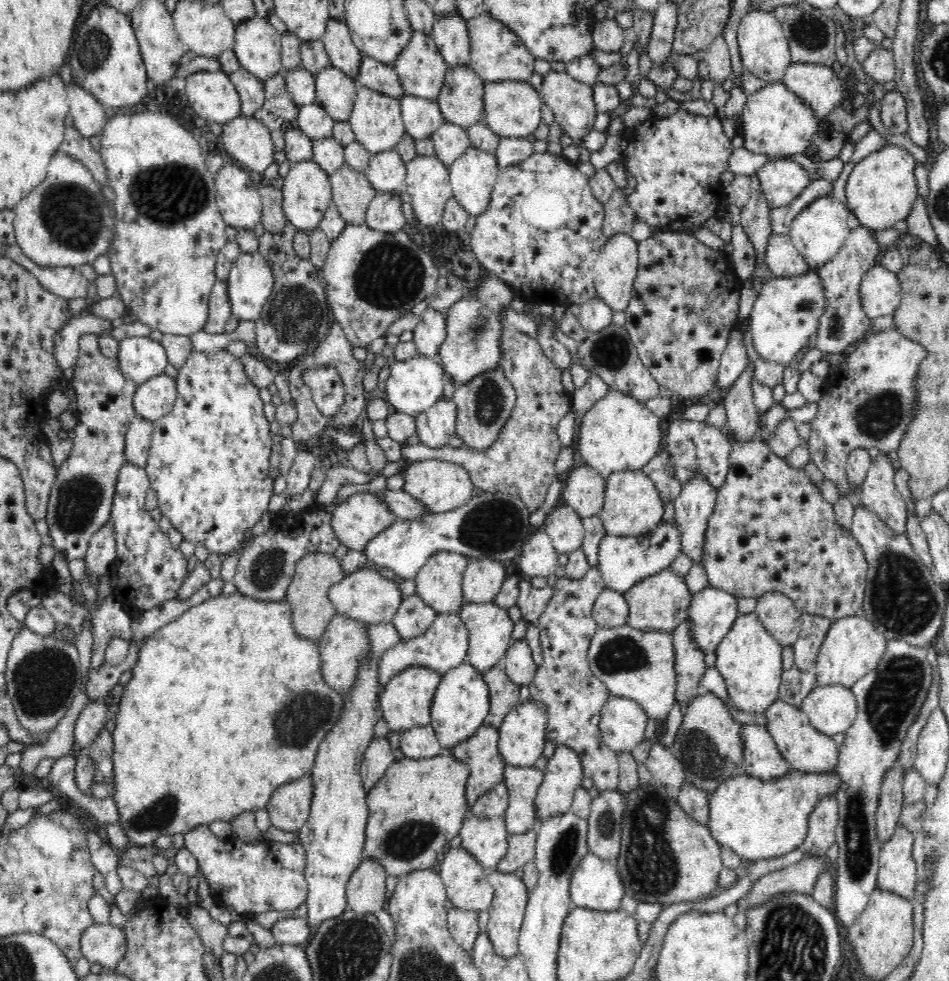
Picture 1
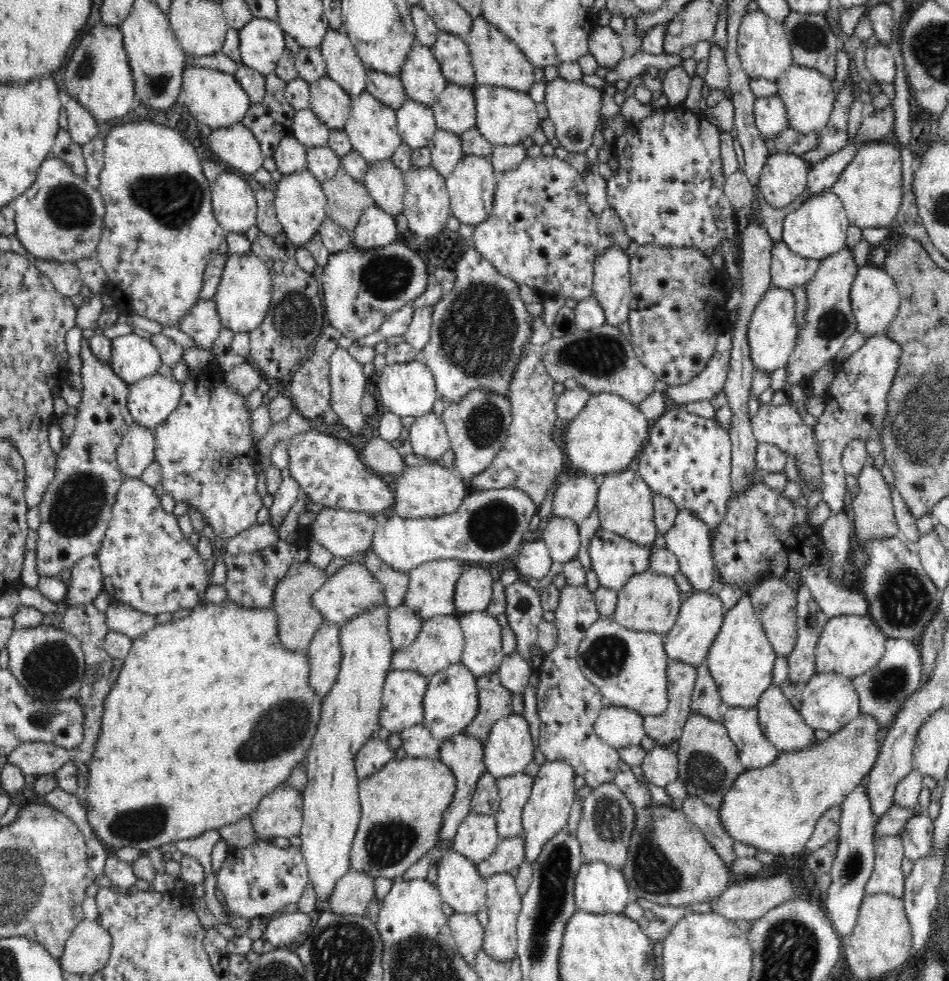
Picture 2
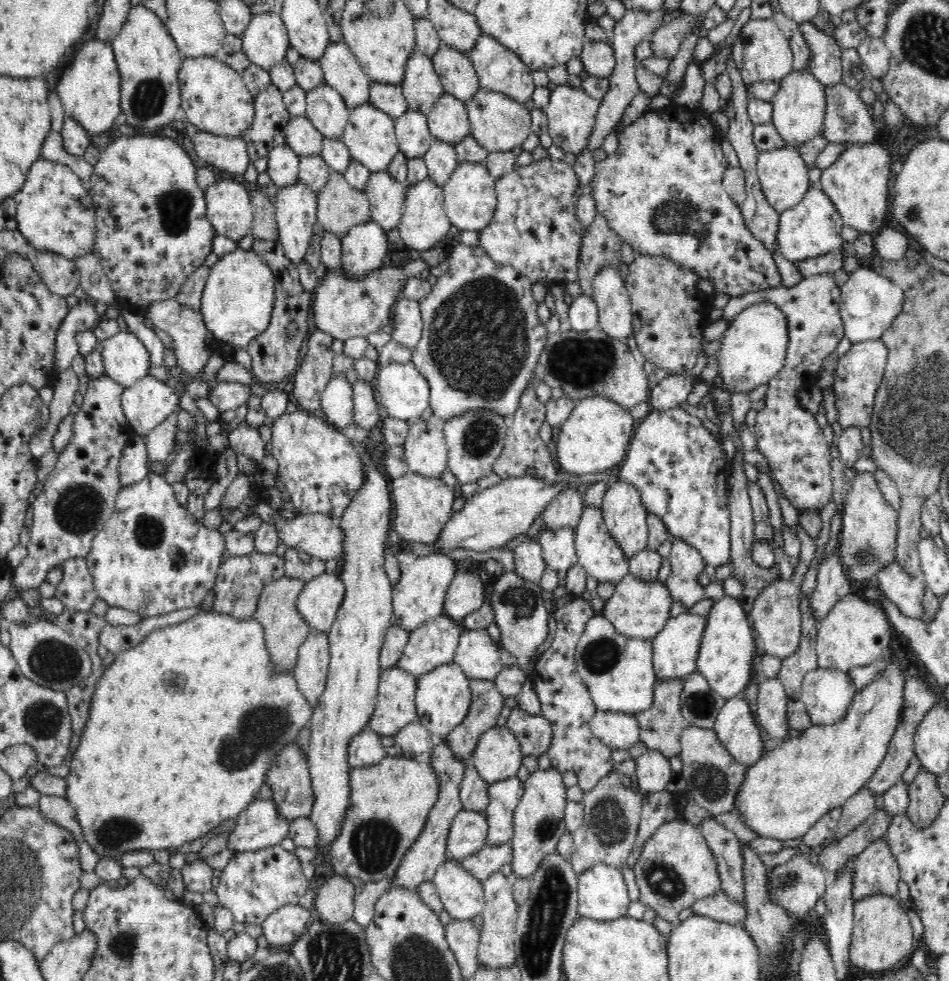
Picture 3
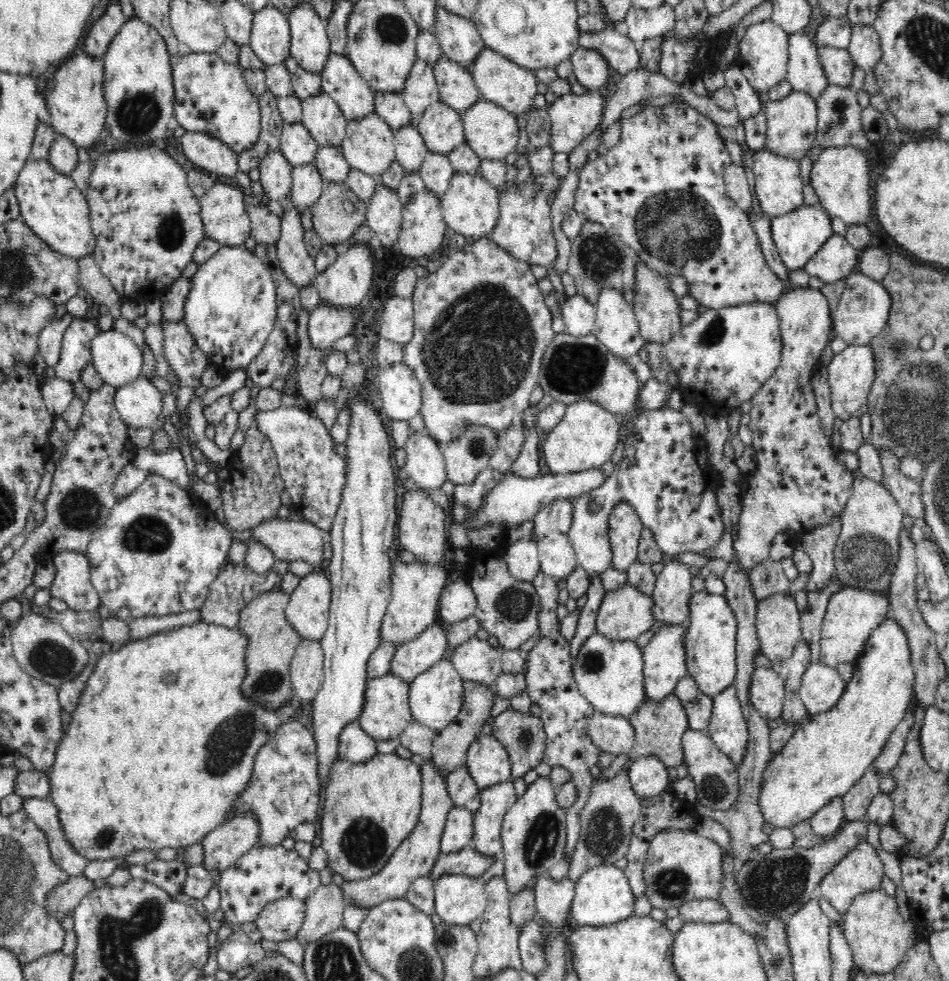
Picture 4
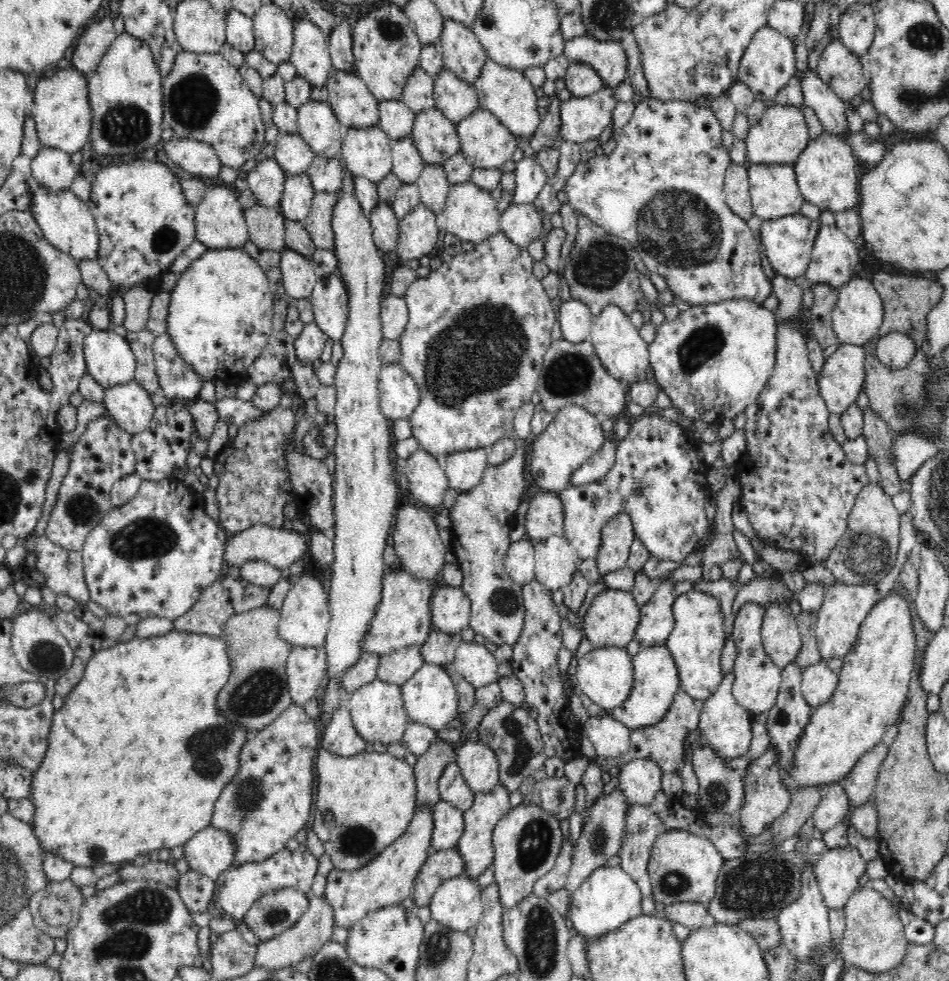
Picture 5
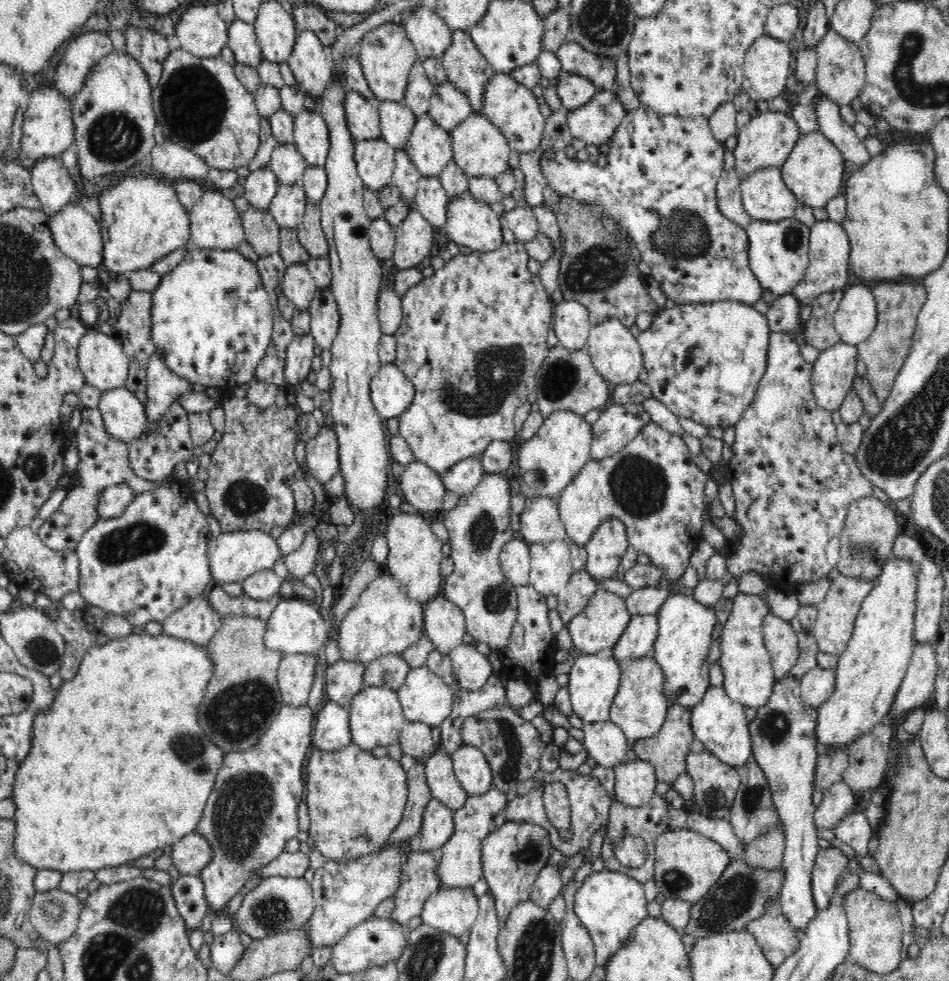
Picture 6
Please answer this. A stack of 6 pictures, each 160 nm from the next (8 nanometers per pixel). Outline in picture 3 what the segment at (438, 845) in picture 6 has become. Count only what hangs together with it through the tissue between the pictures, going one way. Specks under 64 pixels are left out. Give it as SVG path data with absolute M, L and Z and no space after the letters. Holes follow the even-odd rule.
M466 809L460 810L452 821L446 842L446 852L450 858L460 861L486 846L488 821L483 813Z

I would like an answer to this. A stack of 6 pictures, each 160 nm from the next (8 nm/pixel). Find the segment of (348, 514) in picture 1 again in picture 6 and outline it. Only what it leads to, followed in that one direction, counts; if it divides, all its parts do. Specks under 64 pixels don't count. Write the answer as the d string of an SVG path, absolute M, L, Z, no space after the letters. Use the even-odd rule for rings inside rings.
M246 530L246 532L221 533L218 538L210 537L207 547L207 556L210 564L213 585L220 586L224 583L241 583L250 576L272 569L283 557L277 540L270 534L260 530Z

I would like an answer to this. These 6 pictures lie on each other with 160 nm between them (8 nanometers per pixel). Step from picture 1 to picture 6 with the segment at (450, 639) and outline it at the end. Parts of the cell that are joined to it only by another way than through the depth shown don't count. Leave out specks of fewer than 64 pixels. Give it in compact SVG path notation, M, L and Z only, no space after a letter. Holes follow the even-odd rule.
M399 654L387 655L366 664L364 686L388 687L397 691L408 672L410 665Z

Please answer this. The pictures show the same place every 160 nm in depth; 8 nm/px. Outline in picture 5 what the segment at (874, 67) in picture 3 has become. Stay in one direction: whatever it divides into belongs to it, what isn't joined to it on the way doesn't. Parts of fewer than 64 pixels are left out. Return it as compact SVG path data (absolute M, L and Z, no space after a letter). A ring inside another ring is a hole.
M859 2L850 4L840 14L839 39L856 57L861 58L873 44L875 16L873 7Z

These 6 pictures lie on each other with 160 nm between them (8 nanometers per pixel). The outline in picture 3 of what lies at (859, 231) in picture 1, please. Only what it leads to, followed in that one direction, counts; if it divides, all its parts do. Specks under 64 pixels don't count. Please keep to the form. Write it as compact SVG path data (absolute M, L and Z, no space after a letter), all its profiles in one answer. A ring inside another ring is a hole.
M824 273L803 278L790 288L782 286L735 296L720 311L720 317L730 322L752 304L770 301L786 314L788 346L785 363L778 374L767 382L756 422L750 430L756 438L758 450L768 461L768 468L797 511L820 511L833 493L830 448L814 414L801 407L798 393L806 382L804 374L816 374L820 368L820 358L830 356L844 338L844 322L839 307L840 287L836 279L839 280L832 273ZM804 368L812 368L812 372L806 372Z

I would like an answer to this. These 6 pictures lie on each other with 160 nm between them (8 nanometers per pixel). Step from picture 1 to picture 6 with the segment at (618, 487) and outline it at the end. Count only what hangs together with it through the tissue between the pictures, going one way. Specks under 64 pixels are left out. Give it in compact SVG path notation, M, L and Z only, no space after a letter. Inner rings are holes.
M610 518L602 522L584 546L586 572L597 581L614 578L629 546L625 525L620 520Z

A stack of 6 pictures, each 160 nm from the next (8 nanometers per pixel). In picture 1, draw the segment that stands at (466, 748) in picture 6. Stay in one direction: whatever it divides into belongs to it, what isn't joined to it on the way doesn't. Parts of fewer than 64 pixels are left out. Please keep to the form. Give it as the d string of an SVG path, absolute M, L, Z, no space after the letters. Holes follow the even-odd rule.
M528 699L526 702L519 701L510 709L498 728L498 749L500 749L505 766L535 766L546 744L546 724L548 724L548 710L542 703Z

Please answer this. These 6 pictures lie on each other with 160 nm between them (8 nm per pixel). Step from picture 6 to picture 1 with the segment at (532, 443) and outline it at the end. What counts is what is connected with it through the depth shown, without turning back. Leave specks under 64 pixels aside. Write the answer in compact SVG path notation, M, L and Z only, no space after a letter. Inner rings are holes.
M611 389L582 416L575 445L586 465L607 479L611 474L640 470L662 451L664 421L644 403Z

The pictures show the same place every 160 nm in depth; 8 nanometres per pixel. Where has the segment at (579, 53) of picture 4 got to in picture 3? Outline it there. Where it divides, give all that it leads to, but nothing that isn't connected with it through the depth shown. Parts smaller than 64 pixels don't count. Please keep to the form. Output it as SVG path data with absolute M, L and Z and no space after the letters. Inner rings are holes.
M586 40L579 58L584 72L596 78L609 78L615 68L614 50L609 42L602 40Z

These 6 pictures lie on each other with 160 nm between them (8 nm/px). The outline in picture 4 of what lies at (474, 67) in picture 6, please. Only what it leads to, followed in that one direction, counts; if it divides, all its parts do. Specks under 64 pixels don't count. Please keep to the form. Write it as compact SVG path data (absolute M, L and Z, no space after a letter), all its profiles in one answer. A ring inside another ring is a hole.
M440 4L436 5L436 16L433 34L444 56L468 69L485 48L476 24L472 19L448 12Z

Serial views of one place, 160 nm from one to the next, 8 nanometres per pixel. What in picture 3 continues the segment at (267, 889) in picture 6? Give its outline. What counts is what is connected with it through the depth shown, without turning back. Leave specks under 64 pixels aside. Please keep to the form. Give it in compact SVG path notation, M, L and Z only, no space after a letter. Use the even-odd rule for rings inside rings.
M301 905L281 906L262 922L264 938L273 950L284 944L292 946L307 930L312 919L312 910L304 909Z

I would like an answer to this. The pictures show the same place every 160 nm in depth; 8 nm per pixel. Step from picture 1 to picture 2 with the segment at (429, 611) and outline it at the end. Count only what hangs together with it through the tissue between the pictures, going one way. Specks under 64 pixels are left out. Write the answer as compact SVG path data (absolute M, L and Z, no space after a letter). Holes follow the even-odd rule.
M404 603L389 609L389 635L395 652L414 642L423 621L414 609Z

